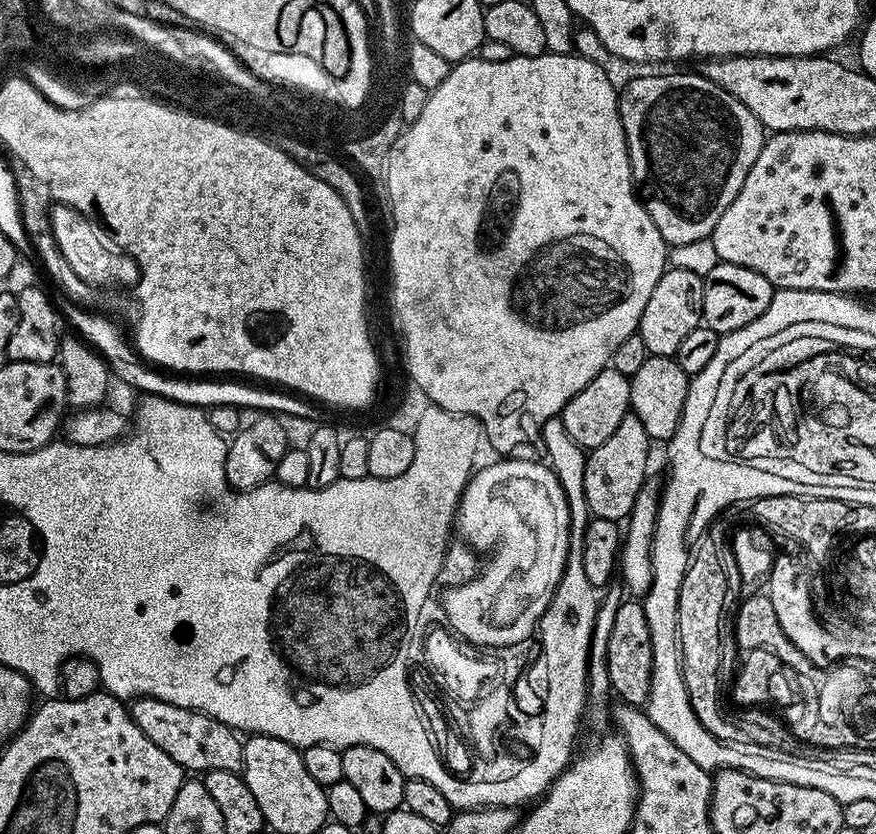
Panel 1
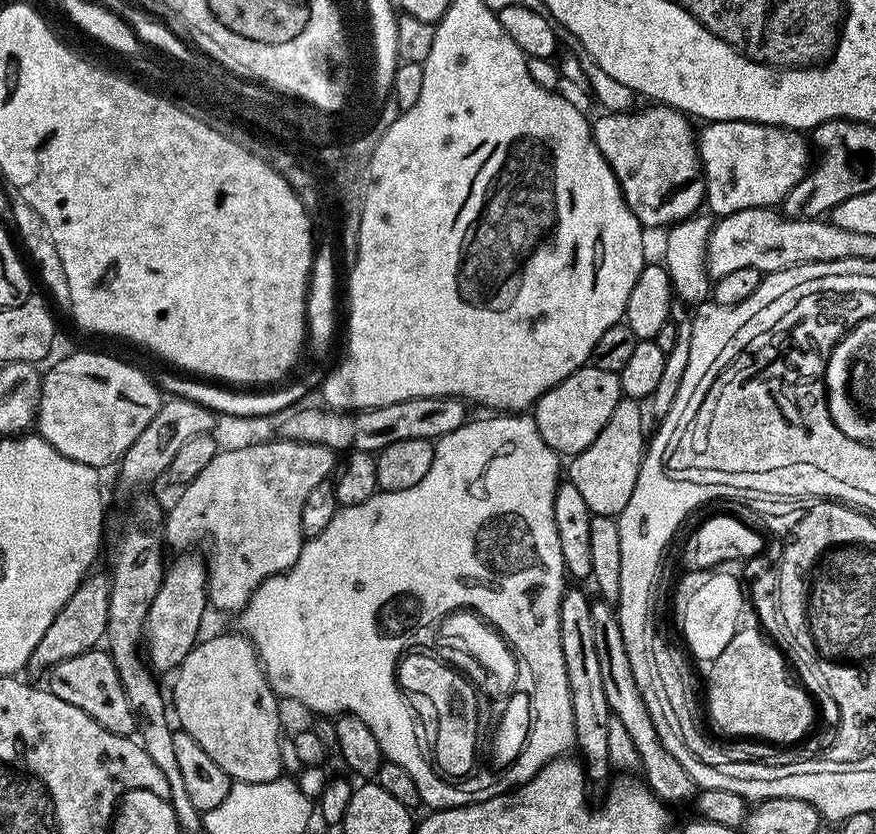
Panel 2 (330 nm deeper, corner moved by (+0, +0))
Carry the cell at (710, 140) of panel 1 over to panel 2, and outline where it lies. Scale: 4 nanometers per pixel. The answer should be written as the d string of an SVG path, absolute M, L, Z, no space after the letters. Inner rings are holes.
M659 102L653 103L652 108L644 108L641 112L637 110L629 110L627 112L604 112L600 114L597 120L591 121L592 137L598 146L598 150L602 154L602 158L606 158L606 162L610 166L610 170L616 175L616 181L620 184L620 189L624 195L624 201L630 206L630 210L638 218L638 222L648 230L651 228L660 228L659 230L667 229L669 226L678 223L679 220L686 220L690 216L697 215L701 211L702 205L705 203L704 195L704 177L700 166L700 149L698 147L698 132L694 127L693 121L685 116L683 112L679 112L676 108L670 108L666 104Z

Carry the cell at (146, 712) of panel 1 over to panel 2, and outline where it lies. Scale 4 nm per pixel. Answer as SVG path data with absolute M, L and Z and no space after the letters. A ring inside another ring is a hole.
M93 650L66 658L66 662L58 662L58 666L48 669L46 679L47 691L62 698L62 702L70 702L70 706L78 706L78 710L86 710L86 714L90 714L90 718L106 730L119 736L132 736L136 732L136 716L132 713L120 676L107 651Z

